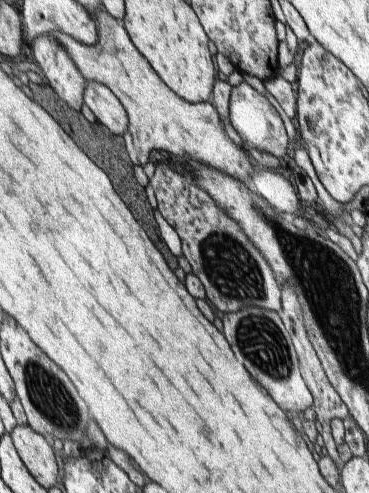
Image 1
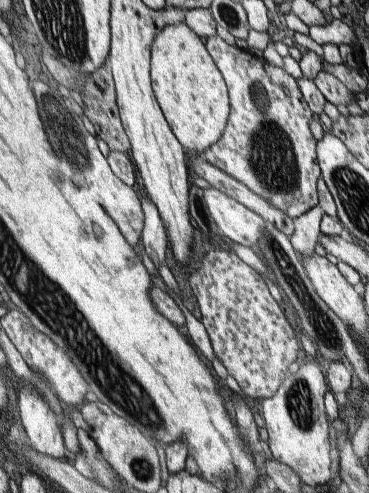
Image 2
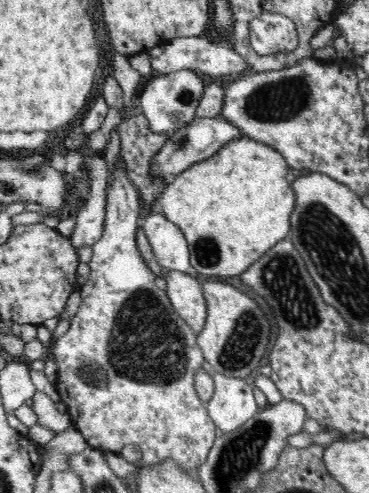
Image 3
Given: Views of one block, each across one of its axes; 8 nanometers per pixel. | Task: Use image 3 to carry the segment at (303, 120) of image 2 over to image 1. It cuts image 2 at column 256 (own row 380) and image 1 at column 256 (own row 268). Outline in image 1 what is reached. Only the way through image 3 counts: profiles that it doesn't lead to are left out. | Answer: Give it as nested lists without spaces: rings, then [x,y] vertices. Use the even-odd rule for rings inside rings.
[[[241,82],[235,88],[231,88],[229,120],[231,120],[231,126],[235,128],[235,132],[245,142],[245,150],[253,148],[257,152],[263,152],[263,154],[269,154],[269,156],[275,156],[275,158],[281,158],[283,154],[289,154],[287,136],[285,136],[285,130],[281,126],[279,116],[269,108],[269,104],[265,104],[265,98],[261,94],[257,94],[245,82]]]

